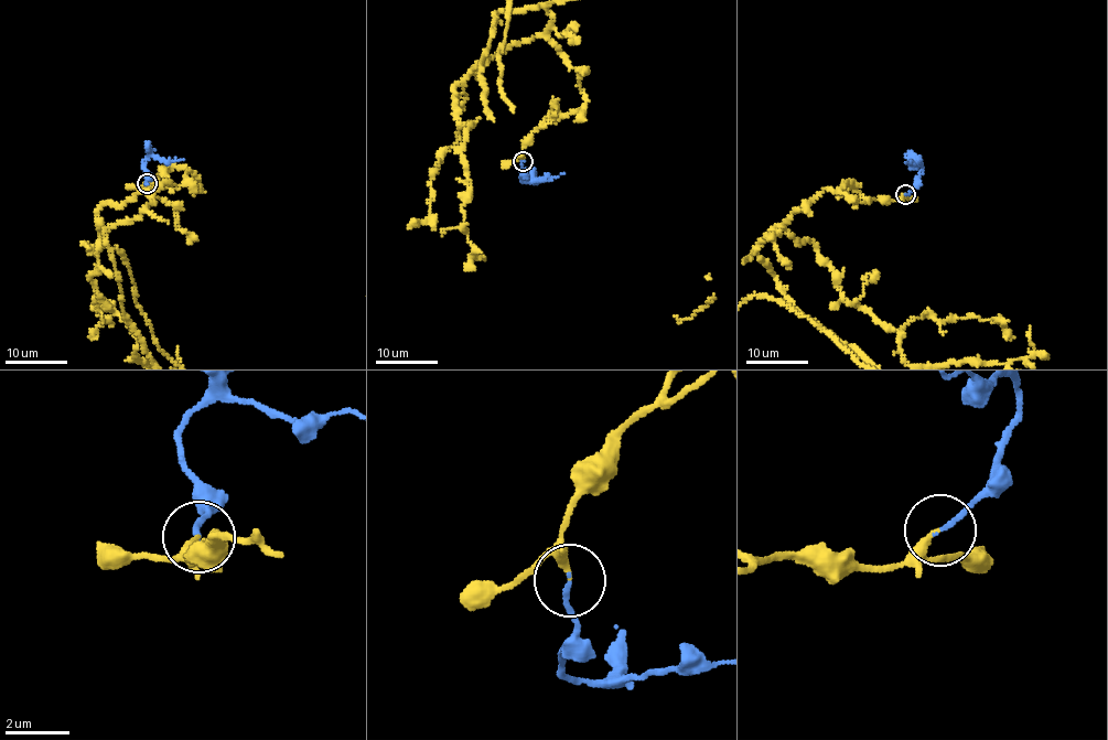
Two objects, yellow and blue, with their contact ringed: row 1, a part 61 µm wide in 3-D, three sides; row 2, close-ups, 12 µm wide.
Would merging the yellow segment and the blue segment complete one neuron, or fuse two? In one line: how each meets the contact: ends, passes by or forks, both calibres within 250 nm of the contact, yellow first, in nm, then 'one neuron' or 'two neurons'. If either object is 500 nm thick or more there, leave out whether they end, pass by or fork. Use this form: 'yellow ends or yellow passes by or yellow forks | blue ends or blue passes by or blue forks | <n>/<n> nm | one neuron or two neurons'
yellow ends | blue ends | 240/150 nm | one neuron

